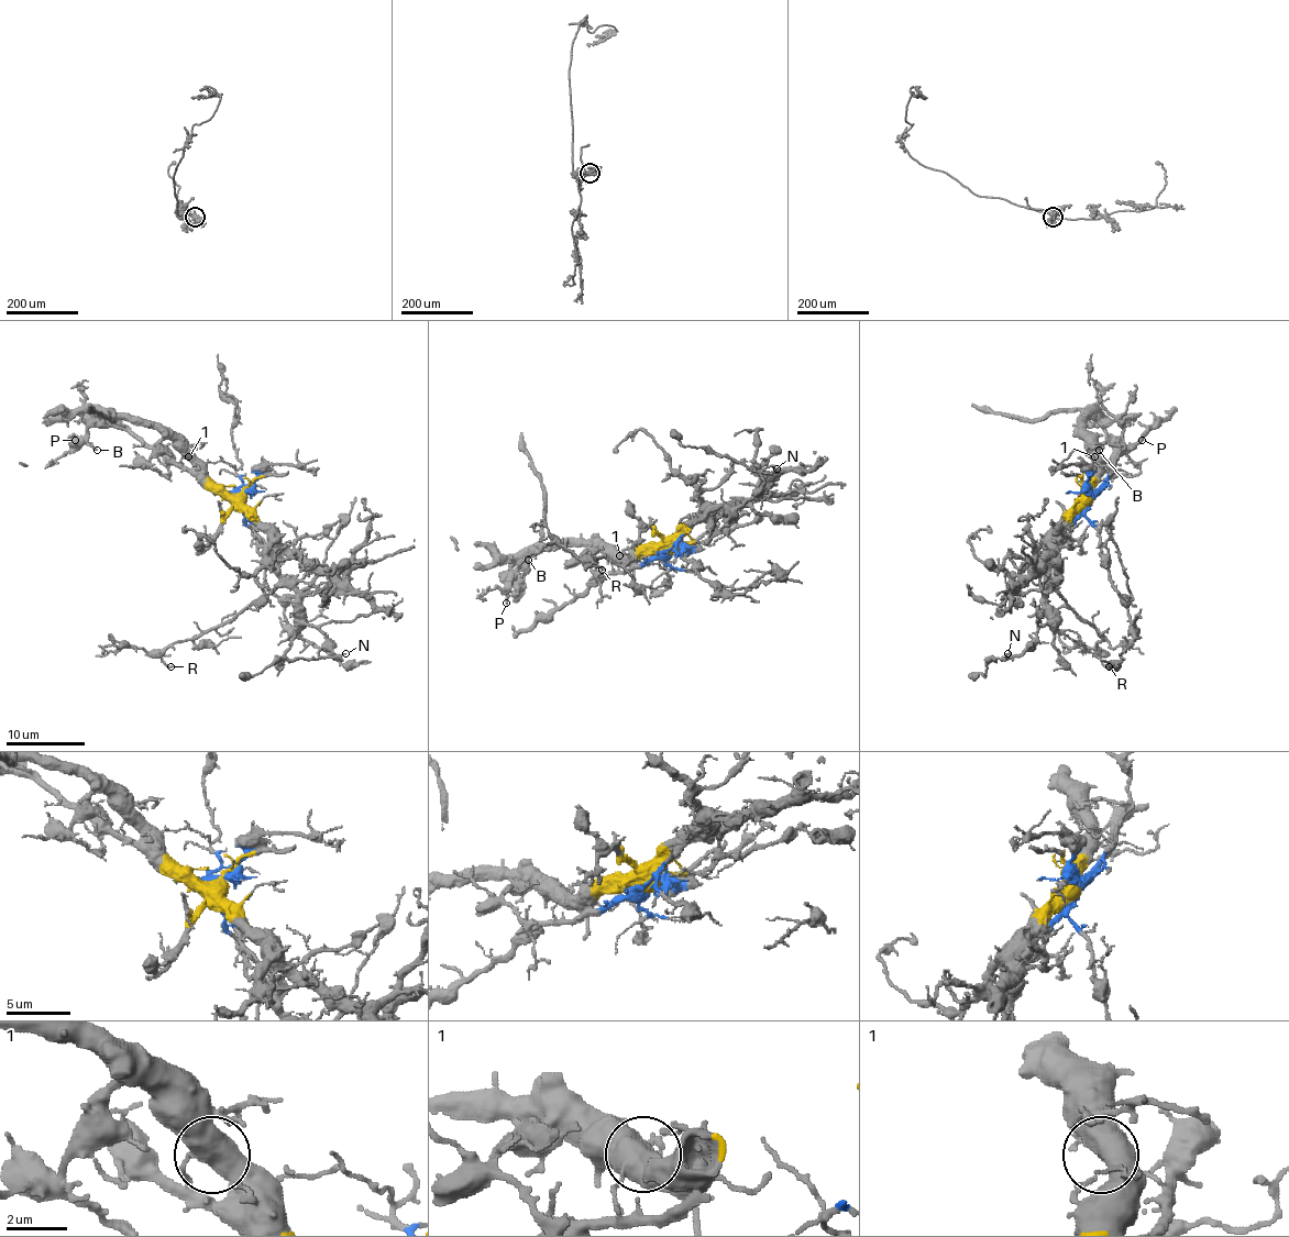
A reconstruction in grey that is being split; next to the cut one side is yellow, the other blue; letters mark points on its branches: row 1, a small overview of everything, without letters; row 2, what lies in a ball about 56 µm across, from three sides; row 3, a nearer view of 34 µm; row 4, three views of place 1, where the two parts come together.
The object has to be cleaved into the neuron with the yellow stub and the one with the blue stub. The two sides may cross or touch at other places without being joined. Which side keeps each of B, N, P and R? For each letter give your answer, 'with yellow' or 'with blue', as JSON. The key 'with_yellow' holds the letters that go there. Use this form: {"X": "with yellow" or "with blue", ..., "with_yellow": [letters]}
{"B": "with yellow", "N": "with blue", "P": "with yellow", "R": "with blue", "with_yellow": ["B", "P"]}

